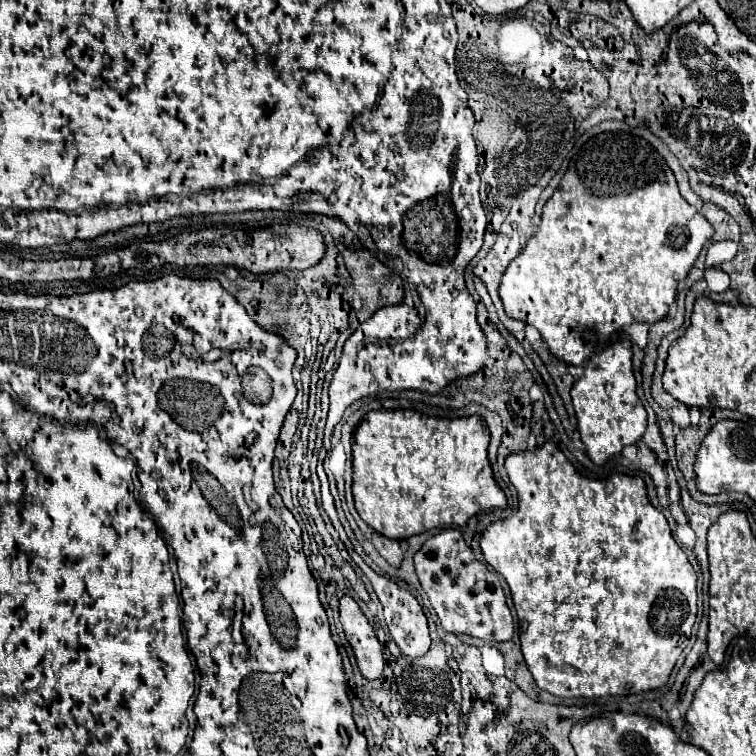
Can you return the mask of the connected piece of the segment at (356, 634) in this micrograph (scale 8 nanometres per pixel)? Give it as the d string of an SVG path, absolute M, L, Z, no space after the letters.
M343 595L339 599L339 613L343 631L353 647L361 673L367 679L377 679L383 673L385 659L373 627L369 625L367 617L363 615L363 611L359 609L359 605L351 595Z

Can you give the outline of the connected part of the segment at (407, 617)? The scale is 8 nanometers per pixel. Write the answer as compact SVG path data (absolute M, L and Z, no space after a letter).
M341 523L337 525L337 531L339 531L339 537L341 537L341 541L345 543L345 547L347 547L351 559L357 563L357 567L359 567L359 569L367 575L367 579L371 581L371 585L373 585L373 589L375 589L375 593L377 593L377 597L379 597L379 601L381 601L381 605L383 605L383 617L385 617L385 623L387 623L387 627L389 627L389 633L391 633L393 641L397 643L397 647L401 649L401 653L407 655L407 657L421 657L421 655L425 655L427 649L429 649L429 645L431 645L431 637L429 637L429 627L427 627L425 613L423 613L421 605L417 603L417 599L415 599L409 591L403 591L403 589L393 587L385 577L377 575L377 573L355 553L355 549L353 549L353 545L351 545L351 541L349 541L349 537L347 537L347 533L345 533L345 529L343 529Z

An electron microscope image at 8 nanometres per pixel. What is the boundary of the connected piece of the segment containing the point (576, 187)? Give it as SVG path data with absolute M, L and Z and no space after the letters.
M623 131L601 133L599 137L591 137L591 141L587 141L587 145L583 145L581 153L577 153L569 161L569 169L563 175L559 189L553 193L553 197L543 207L541 225L539 225L537 233L527 241L525 249L509 263L507 271L503 273L499 295L503 301L505 313L513 319L519 319L527 325L537 327L541 337L549 345L549 351L557 359L565 361L567 365L583 365L591 357L591 353L595 353L599 347L603 347L609 341L611 333L619 331L623 325L633 323L633 321L655 323L669 313L669 307L675 301L679 281L683 281L687 277L687 273L691 271L693 263L697 261L703 245L711 239L711 235L713 235L713 225L703 215L699 215L693 205L689 205L681 197L673 171L667 167L665 159L651 147L651 143L647 143L645 139L641 139L633 133L623 133Z

